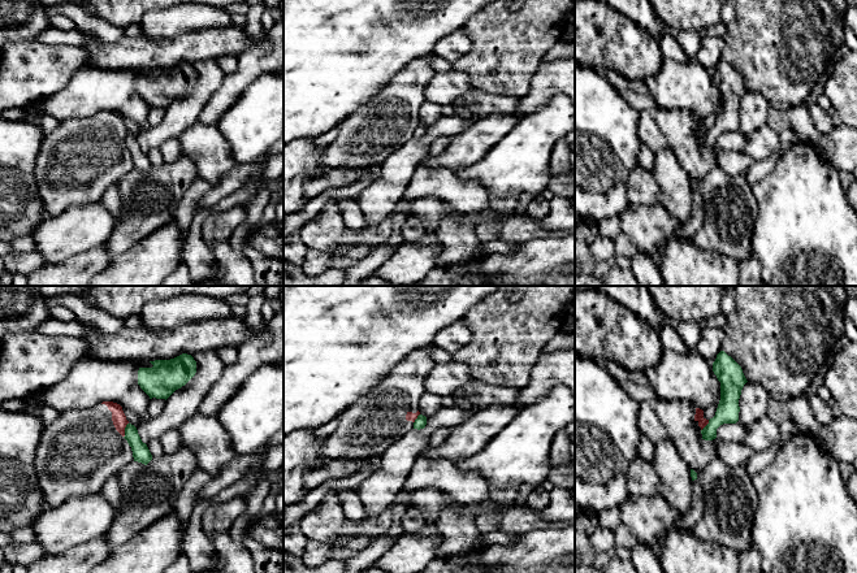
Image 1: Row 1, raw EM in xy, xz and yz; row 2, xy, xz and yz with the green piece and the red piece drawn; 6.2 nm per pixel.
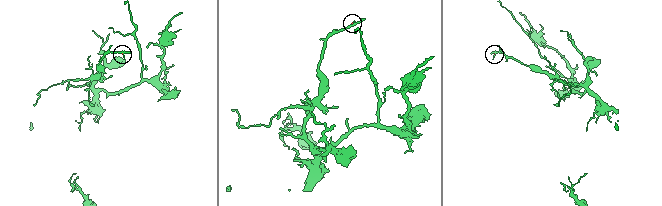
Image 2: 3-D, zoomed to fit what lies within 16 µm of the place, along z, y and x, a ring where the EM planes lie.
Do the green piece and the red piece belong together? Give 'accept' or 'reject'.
reject

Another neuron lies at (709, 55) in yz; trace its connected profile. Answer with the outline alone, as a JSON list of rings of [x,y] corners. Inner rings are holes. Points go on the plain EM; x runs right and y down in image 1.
[[[711,35],[702,39],[702,44],[694,60],[704,65],[709,71],[714,71],[717,64],[722,60],[720,55],[724,40],[720,36]]]

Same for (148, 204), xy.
[[[181,155],[173,164],[152,166],[147,174],[133,169],[122,177],[117,183],[122,216],[114,217],[116,226],[104,244],[108,257],[117,259],[148,234],[166,226],[198,175],[194,161]]]

